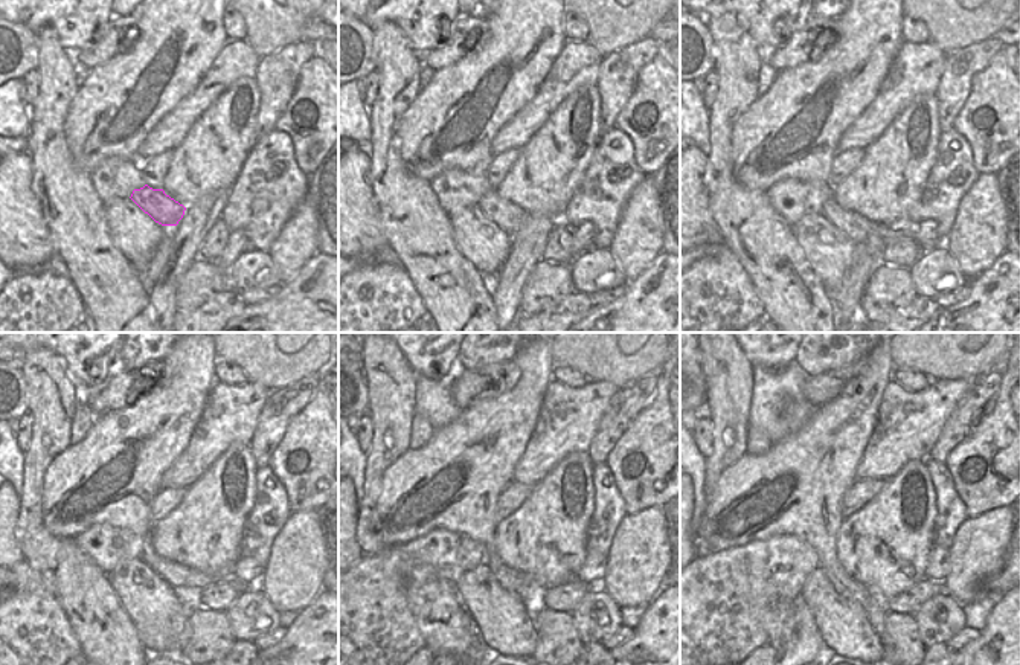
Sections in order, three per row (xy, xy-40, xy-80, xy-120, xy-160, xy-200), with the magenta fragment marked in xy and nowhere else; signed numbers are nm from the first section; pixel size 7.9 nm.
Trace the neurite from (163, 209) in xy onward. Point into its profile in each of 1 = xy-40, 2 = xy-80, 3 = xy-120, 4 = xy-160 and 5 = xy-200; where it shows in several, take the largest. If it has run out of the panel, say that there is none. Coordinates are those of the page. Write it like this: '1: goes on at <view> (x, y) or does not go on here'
1: goes on at xy-40 (505, 214)
2: goes on at xy-80 (856, 226)
3: goes on at xy-120 (177, 575)
4: goes on at xy-160 (525, 584)
5: goes on at xy-200 (872, 589)

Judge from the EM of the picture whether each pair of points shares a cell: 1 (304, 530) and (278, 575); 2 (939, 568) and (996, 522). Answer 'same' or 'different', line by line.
1: same
2: different

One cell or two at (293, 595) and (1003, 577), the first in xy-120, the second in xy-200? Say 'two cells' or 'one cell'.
two cells

